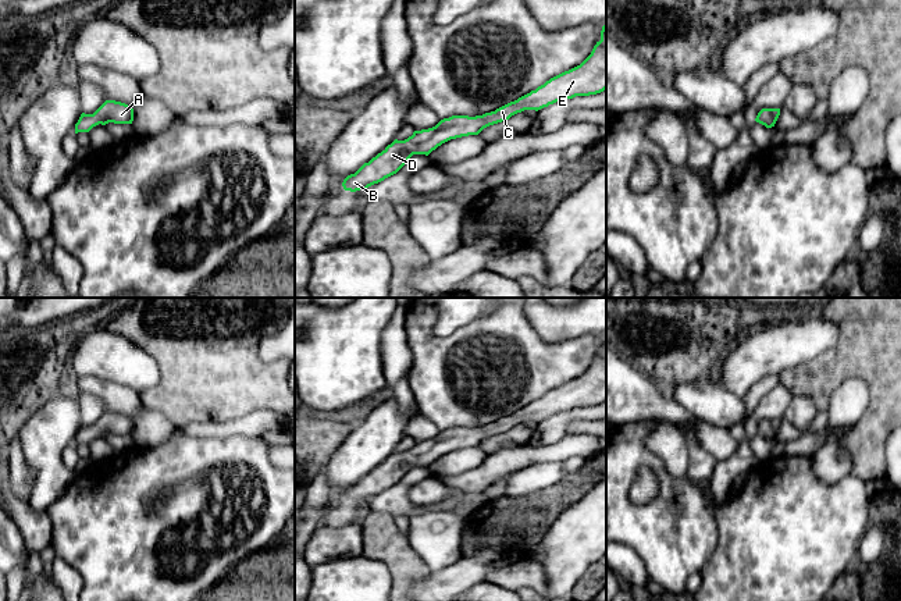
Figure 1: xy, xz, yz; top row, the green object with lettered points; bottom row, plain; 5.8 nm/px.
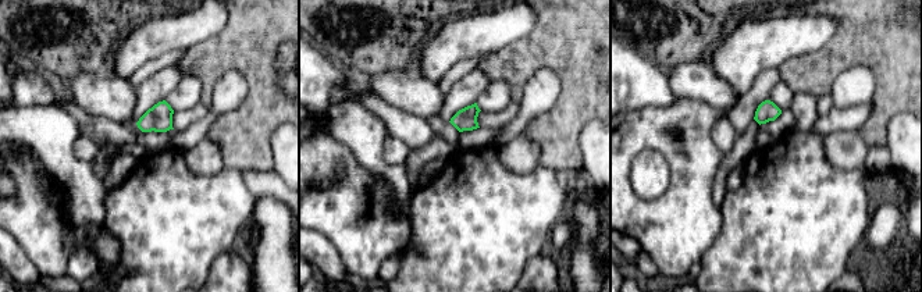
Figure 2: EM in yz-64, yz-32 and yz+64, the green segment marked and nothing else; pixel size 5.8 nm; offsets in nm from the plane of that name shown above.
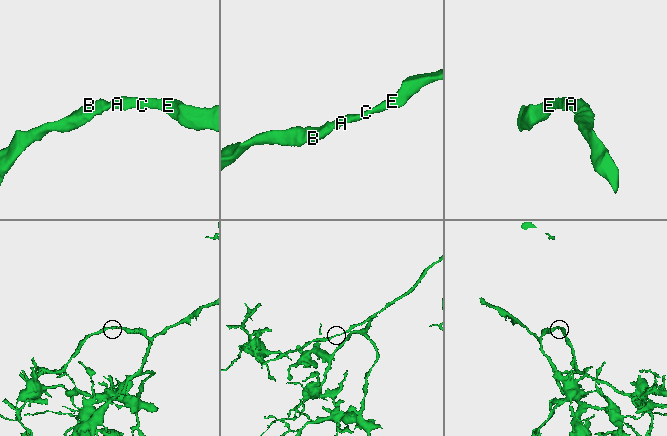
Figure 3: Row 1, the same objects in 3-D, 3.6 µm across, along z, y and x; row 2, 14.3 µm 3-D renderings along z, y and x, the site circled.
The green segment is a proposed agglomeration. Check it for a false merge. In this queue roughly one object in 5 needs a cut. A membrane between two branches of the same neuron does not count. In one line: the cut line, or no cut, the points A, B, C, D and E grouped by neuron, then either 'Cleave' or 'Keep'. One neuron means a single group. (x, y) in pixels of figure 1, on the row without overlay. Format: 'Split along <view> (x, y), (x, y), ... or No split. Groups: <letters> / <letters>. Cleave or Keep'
No split. Groups: A B C D E. Keep

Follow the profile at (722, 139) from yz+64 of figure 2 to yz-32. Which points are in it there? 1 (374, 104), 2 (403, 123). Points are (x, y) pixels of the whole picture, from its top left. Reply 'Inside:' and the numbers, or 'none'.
Inside: 1, 2

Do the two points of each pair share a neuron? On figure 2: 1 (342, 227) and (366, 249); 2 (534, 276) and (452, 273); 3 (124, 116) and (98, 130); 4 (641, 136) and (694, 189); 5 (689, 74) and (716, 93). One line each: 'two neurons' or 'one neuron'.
1: one neuron
2: two neurons
3: two neurons
4: one neuron
5: one neuron

